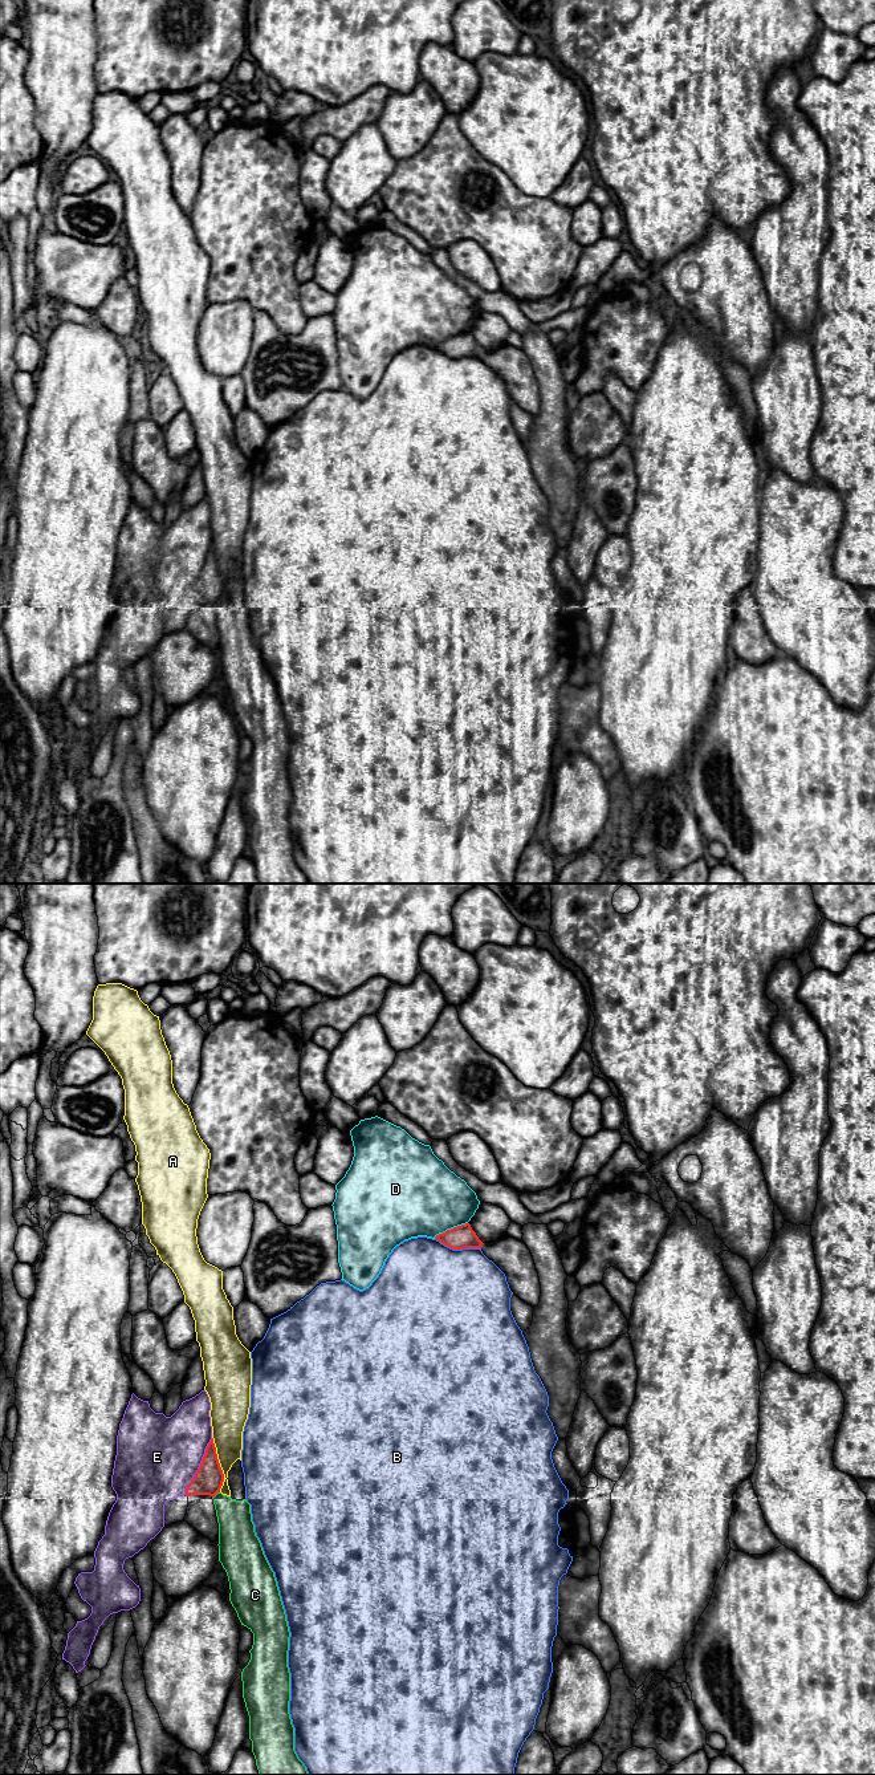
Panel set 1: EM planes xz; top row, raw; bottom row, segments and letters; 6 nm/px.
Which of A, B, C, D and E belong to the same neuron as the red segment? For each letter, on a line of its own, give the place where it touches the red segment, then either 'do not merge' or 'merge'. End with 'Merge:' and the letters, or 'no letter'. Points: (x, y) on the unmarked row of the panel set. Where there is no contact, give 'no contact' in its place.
A: xz (219, 573) | do not merge
B: xz (458, 357) | do not merge
C: xz (215, 602) | do not merge
D: xz (451, 337) | do not merge
E: xz (199, 576) | do not merge
Merge: no letter

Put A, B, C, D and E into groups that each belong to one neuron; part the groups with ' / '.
A C / B / D / E

